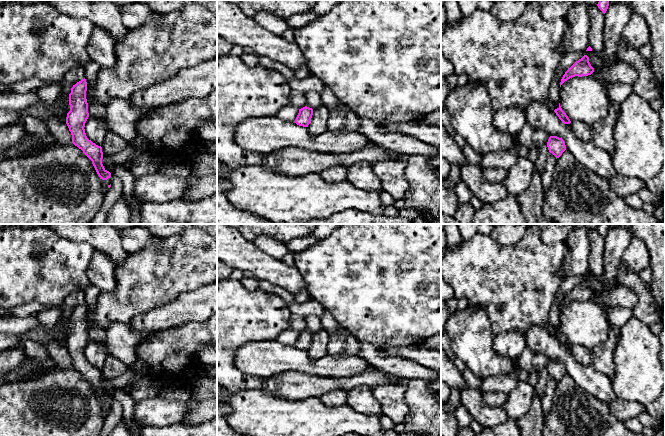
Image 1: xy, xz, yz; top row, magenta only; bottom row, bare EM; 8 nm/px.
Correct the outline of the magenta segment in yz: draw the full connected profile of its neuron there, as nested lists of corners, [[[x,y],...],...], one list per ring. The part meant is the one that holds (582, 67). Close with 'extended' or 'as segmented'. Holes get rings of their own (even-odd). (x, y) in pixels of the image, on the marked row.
[[[584,55],[581,59],[576,61],[563,75],[560,87],[561,85],[567,81],[568,79],[578,76],[588,76],[591,75],[594,72],[594,68],[591,66],[589,62],[589,57],[587,55]]] | as segmented

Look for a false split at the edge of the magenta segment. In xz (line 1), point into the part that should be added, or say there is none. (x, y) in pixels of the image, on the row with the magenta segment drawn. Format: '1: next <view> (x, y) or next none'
1: next none

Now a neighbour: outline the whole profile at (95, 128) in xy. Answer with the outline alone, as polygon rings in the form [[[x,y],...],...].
[[[89,116],[84,129],[89,140],[98,146],[102,146],[105,135],[108,131],[107,124],[102,118]]]

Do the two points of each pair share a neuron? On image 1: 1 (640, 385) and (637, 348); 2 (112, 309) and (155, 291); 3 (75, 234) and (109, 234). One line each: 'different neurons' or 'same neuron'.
1: same neuron
2: same neuron
3: same neuron

